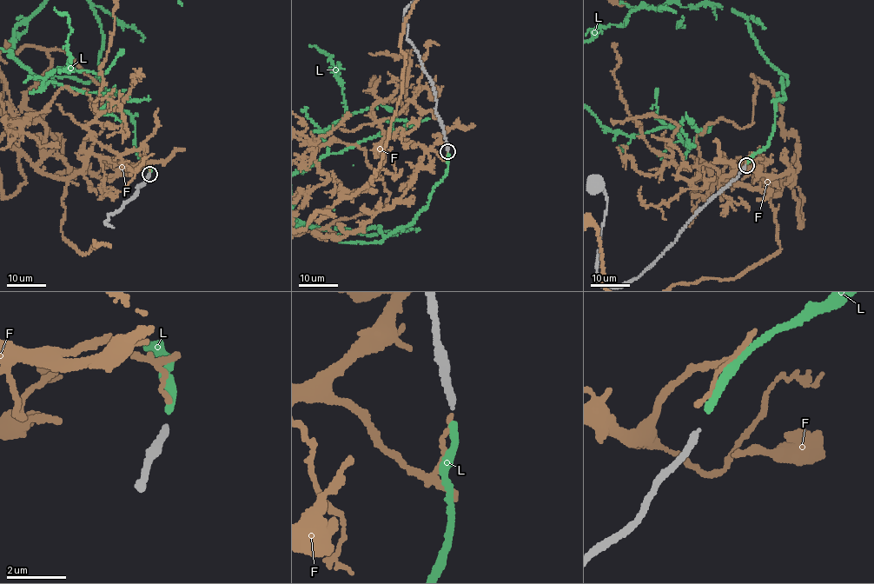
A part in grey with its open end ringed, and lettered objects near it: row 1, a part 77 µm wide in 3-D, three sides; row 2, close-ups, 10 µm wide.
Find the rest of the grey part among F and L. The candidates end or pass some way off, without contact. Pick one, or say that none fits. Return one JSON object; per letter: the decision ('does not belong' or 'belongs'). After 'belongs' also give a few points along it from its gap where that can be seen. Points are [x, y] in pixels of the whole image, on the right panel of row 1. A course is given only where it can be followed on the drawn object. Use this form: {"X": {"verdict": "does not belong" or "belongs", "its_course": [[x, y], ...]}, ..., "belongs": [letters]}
{"F": {"verdict": "does not belong"}, "L": {"verdict": "belongs"}, "belongs": ["L"]}

